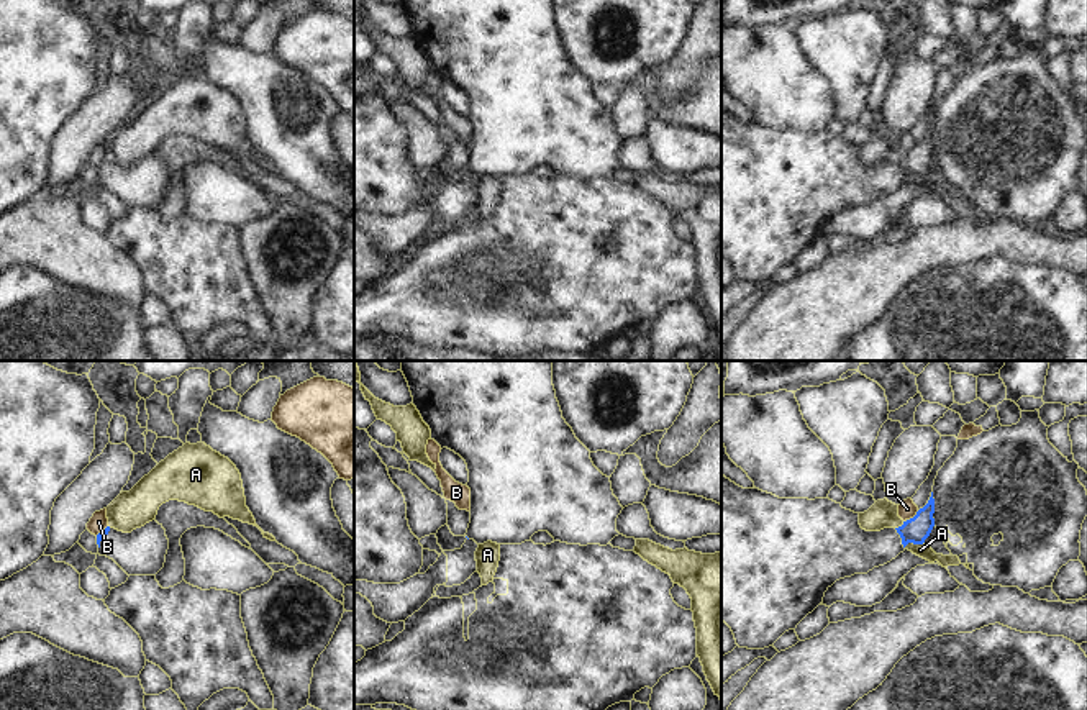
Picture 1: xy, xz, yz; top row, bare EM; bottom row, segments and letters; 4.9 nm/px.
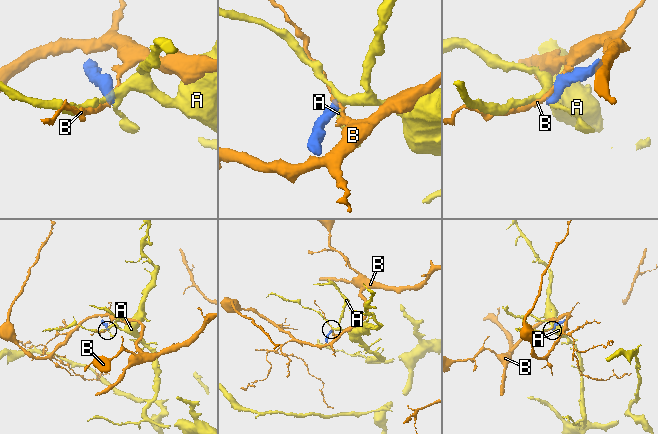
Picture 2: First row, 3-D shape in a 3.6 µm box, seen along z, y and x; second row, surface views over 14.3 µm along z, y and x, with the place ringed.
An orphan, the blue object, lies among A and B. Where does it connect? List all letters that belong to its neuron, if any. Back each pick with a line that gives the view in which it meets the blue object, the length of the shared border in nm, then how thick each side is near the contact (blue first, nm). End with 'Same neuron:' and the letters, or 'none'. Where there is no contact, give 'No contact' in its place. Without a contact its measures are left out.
Same neuron: none

